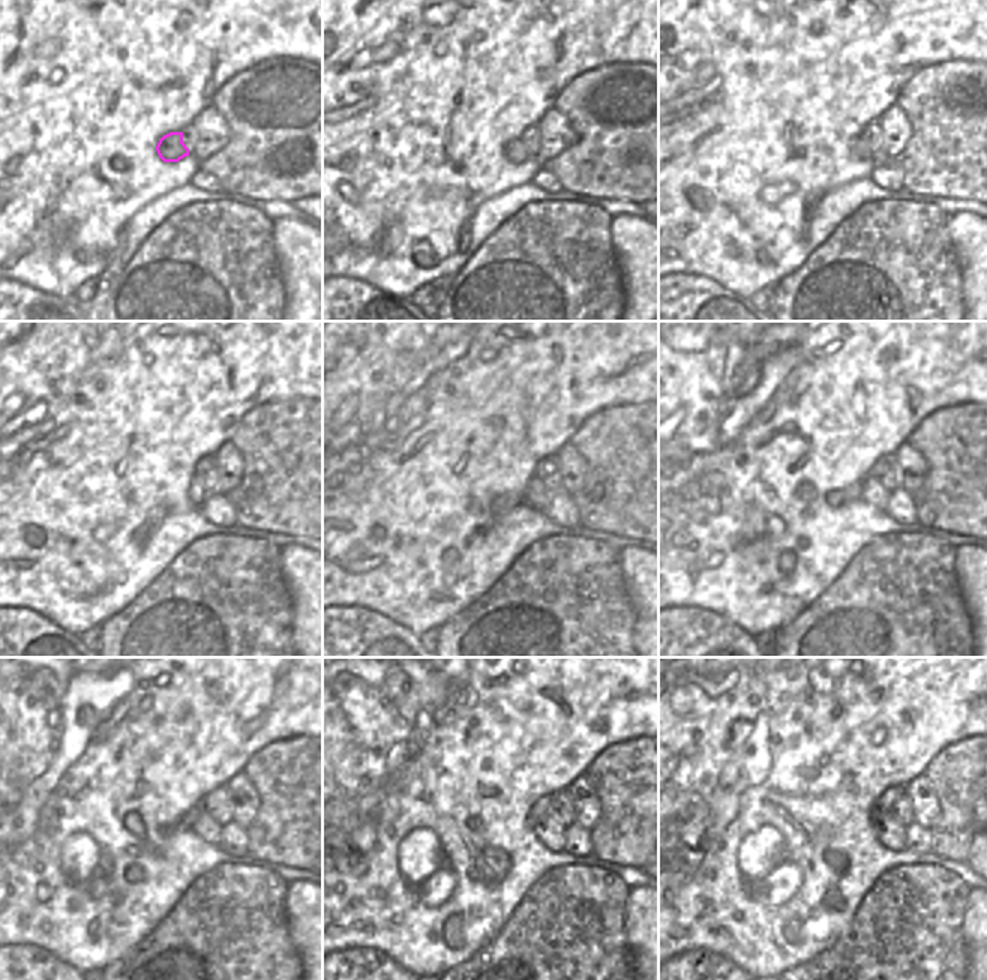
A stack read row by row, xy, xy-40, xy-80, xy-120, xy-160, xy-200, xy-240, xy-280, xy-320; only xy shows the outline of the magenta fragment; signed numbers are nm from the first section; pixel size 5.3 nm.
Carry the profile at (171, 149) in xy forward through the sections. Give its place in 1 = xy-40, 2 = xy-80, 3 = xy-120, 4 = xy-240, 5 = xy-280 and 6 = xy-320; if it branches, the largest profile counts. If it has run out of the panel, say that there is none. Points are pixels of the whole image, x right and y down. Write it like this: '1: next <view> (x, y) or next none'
1: next xy-40 (515, 152)
2: next xy-80 (860, 149)
3: next xy-120 (198, 494)
4: next xy-240 (207, 829)
5: next xy-280 (551, 833)
6: next xy-320 (890, 832)

